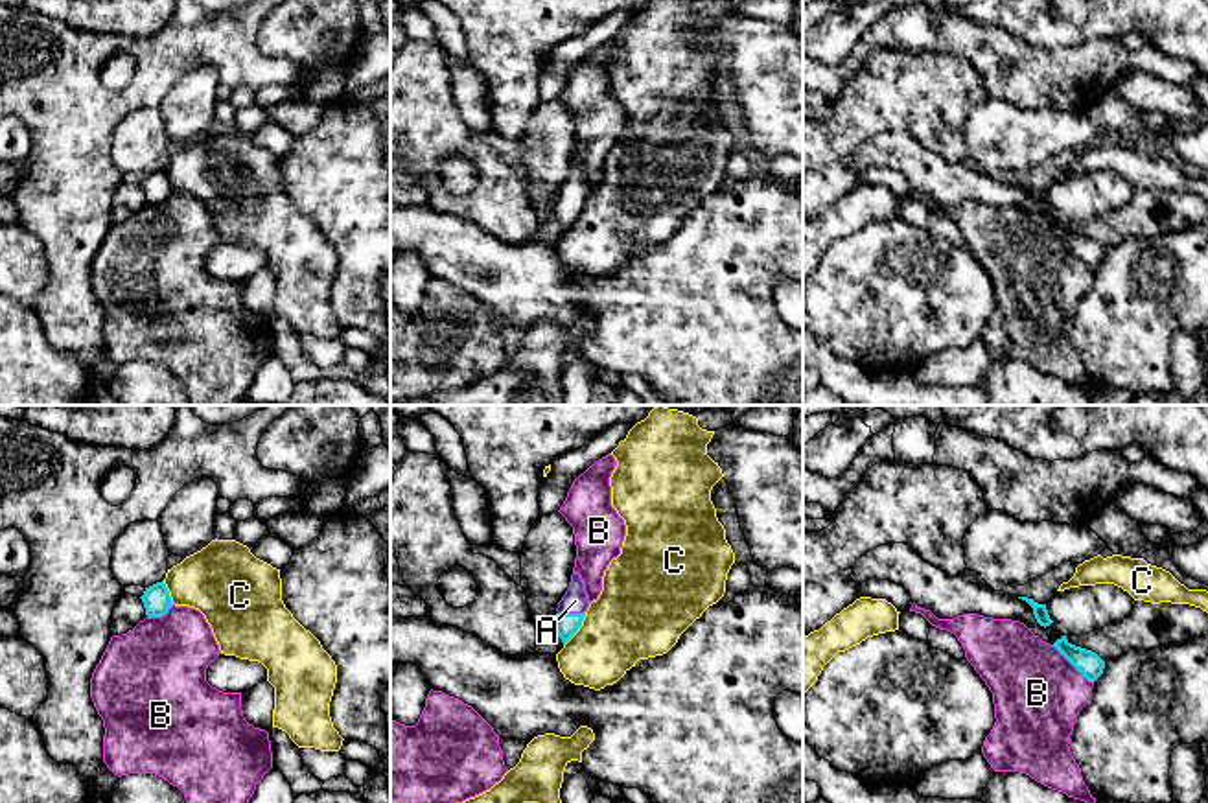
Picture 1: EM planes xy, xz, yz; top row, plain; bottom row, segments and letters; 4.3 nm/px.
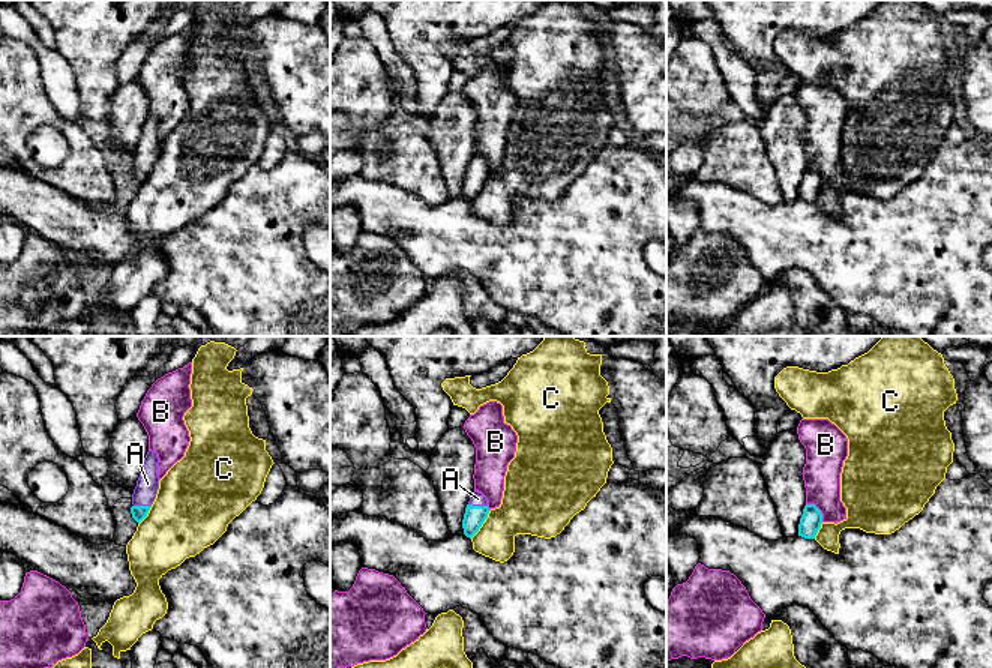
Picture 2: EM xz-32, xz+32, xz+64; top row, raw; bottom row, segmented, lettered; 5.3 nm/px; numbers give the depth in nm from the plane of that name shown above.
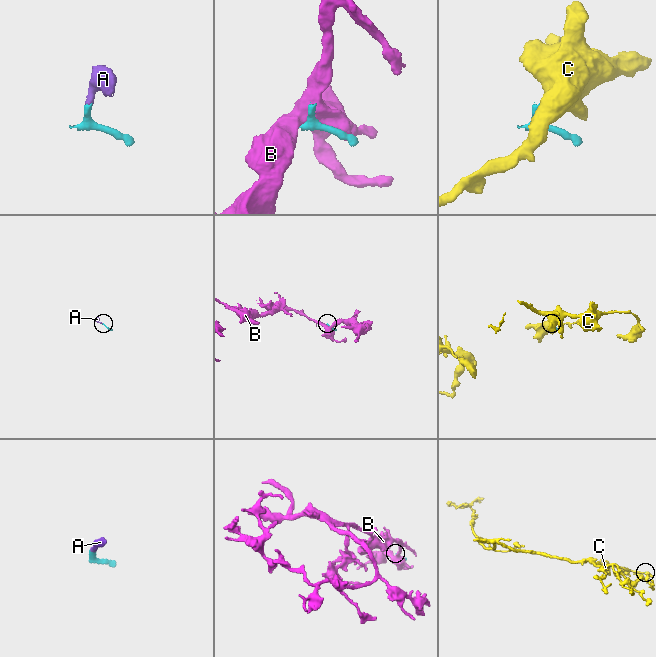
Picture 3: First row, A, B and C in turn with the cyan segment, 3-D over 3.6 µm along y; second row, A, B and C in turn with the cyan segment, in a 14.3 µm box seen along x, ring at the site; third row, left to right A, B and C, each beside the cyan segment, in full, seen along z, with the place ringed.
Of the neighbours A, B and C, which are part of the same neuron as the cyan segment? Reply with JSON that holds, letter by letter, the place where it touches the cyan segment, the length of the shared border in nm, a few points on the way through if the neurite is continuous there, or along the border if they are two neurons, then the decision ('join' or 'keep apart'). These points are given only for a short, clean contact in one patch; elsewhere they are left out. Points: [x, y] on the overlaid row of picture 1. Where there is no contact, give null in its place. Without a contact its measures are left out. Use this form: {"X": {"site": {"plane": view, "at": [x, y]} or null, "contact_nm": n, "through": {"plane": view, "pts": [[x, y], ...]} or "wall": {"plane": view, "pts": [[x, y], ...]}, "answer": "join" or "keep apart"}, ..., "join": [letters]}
{"A": {"site": {"plane": "xz", "at": [571, 614]}, "contact_nm": 120, "through": {"plane": "xz", "pts": [[566, 625], [571, 614], [575, 601]]}, "answer": "join"}, "B": {"site": {"plane": "yz", "at": [1072, 663]}, "contact_nm": 260, "answer": "keep apart"}, "C": {"site": {"plane": "xz", "at": [579, 627]}, "contact_nm": 180, "wall": {"plane": "xz", "pts": [[586, 612], [579, 630], [564, 645]]}, "answer": "keep apart"}, "join": ["A"]}

